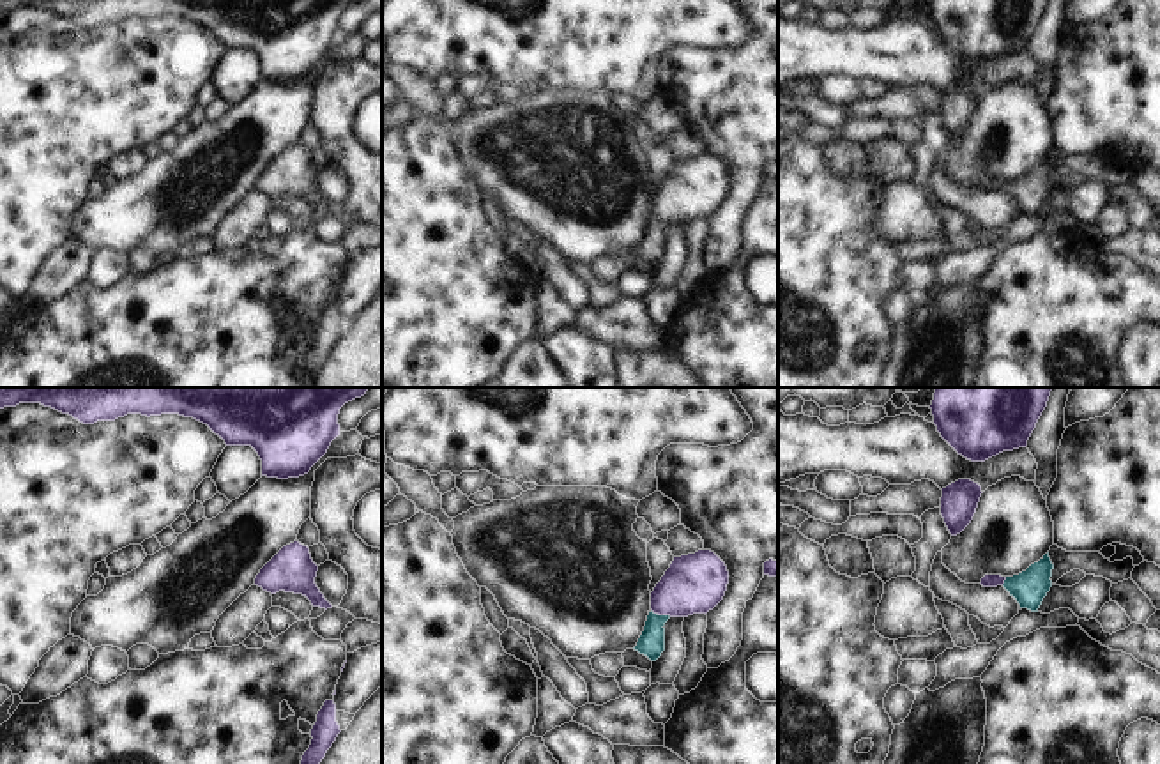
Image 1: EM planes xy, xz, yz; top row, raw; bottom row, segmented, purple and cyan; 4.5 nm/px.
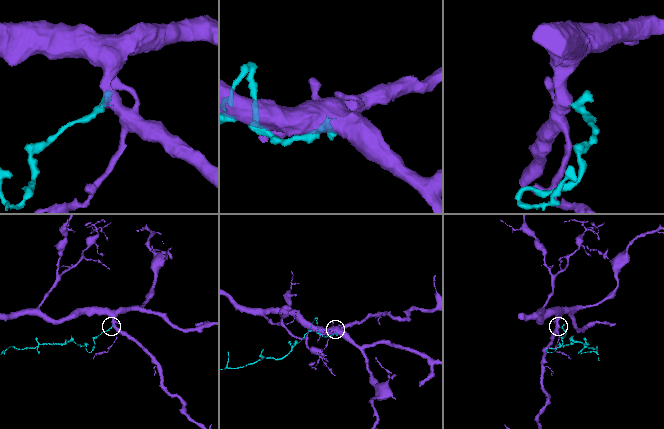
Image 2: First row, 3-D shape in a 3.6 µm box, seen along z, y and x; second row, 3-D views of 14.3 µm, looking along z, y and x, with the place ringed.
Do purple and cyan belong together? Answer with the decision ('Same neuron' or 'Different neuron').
Same neuron.

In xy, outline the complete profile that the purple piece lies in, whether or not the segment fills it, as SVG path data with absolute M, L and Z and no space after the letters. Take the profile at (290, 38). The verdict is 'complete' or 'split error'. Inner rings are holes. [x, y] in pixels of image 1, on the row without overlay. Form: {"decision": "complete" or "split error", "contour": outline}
{"decision": "complete", "contour": "M0 0L0 12L41 7L83 28L115 25L127 18L179 18L207 28L226 50L251 50L262 64L262 80L299 81L327 57L340 39L340 12L361 0Z"}

